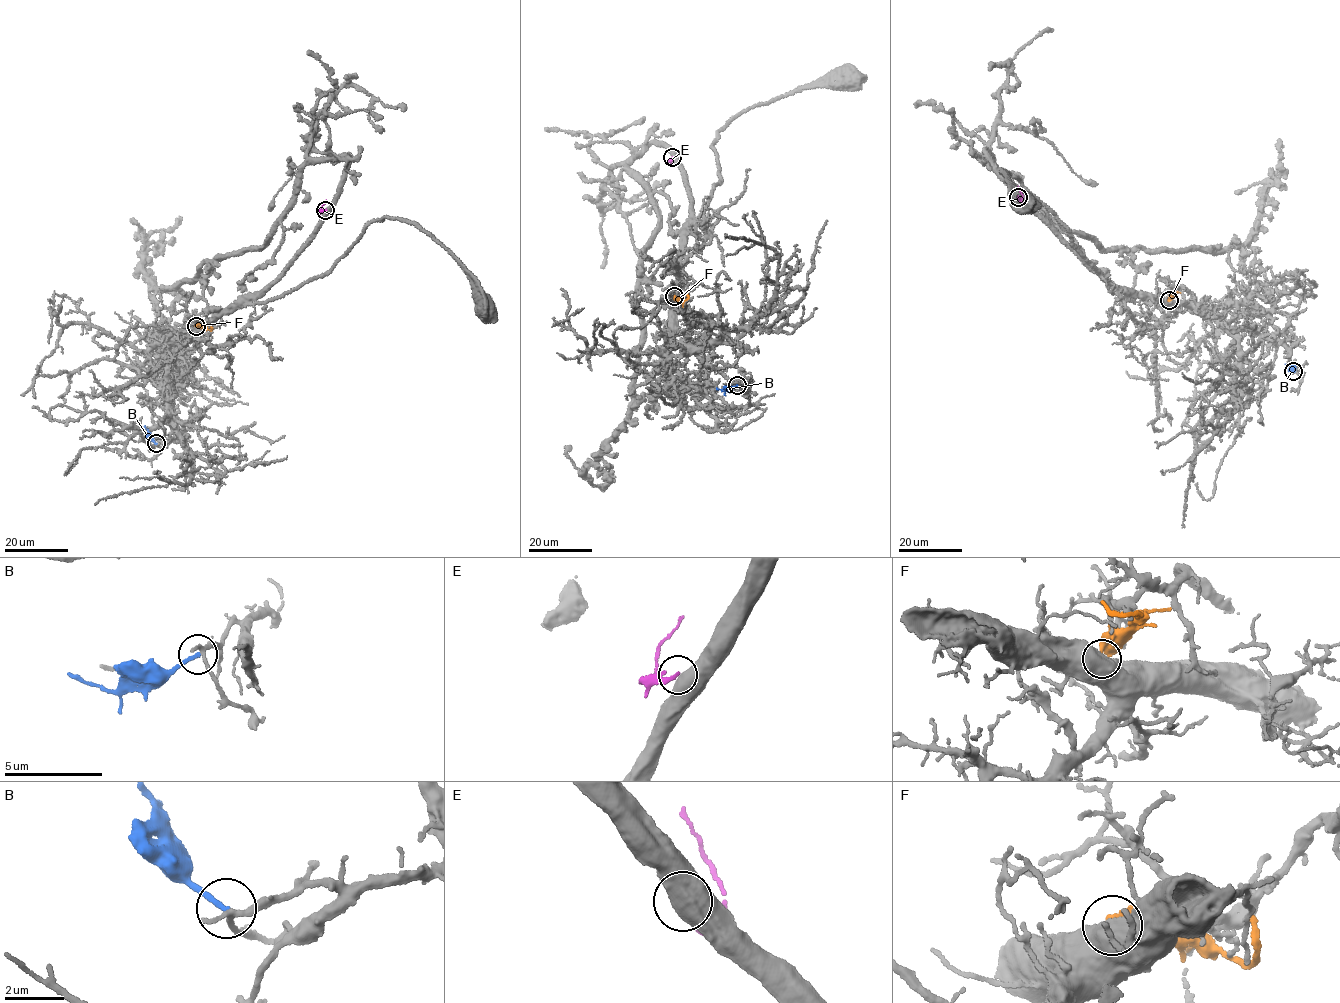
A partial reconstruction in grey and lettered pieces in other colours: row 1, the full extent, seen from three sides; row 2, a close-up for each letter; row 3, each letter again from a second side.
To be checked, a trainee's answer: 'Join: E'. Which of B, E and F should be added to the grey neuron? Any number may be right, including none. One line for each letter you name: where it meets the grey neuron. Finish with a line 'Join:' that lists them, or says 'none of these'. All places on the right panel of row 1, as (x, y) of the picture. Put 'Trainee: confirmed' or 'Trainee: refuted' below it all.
Join: none of these
Trainee: refuted

